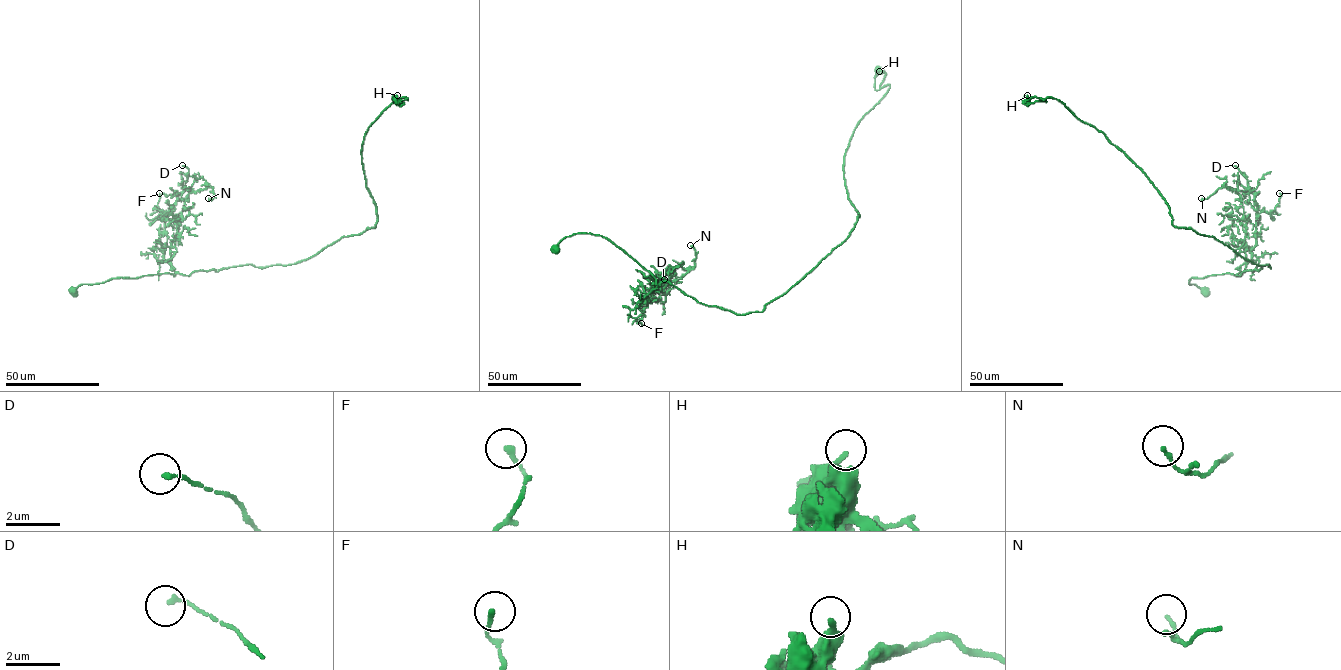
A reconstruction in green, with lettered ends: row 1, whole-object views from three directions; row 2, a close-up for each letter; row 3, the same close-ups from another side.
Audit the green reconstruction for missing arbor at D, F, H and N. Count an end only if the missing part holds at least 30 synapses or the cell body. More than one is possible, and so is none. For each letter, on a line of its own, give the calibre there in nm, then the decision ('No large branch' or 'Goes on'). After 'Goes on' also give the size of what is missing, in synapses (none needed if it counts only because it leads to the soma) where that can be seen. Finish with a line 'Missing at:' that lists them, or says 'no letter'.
D: Thickness 150 nm. No large branch
F: Thickness 180 nm. No large branch
H: Thickness 240 nm. No large branch
N: Thickness 130 nm. No large branch
Missing at: no letter

